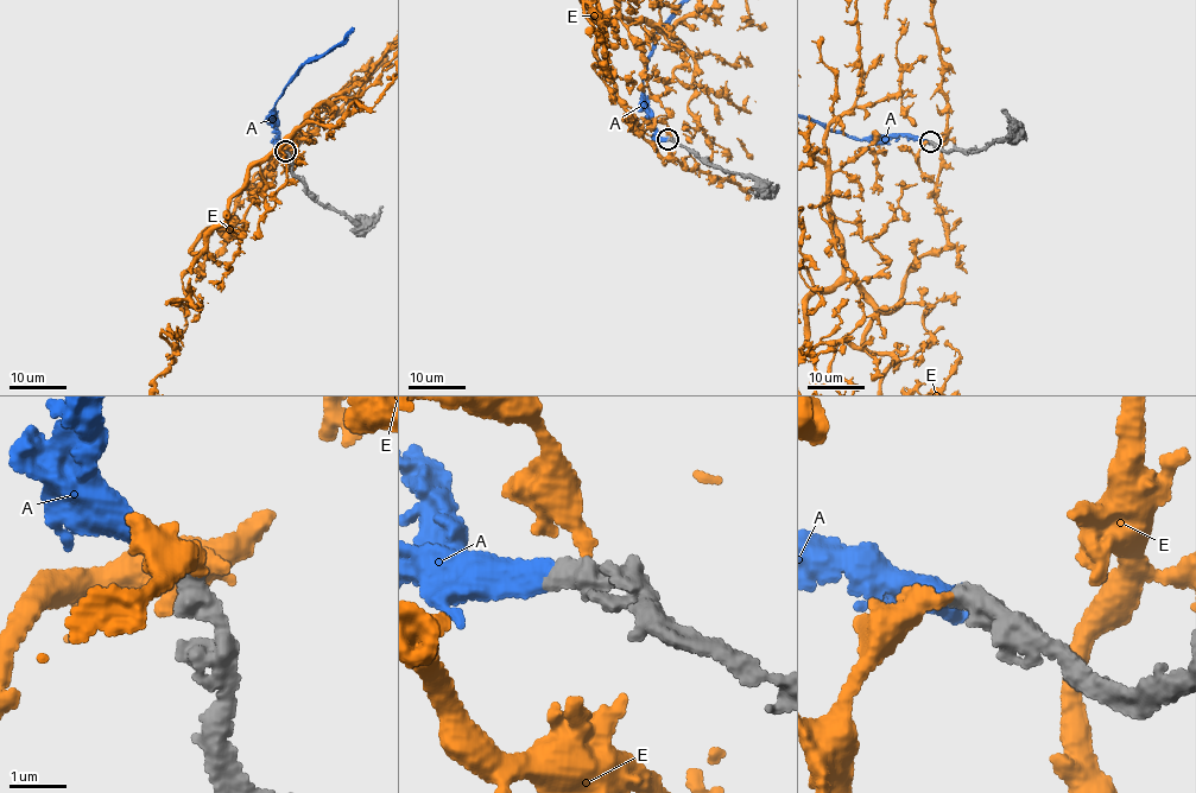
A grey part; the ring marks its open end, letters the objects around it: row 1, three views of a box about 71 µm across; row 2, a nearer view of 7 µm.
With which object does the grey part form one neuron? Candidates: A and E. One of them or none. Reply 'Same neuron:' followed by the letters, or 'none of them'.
Same neuron: A

